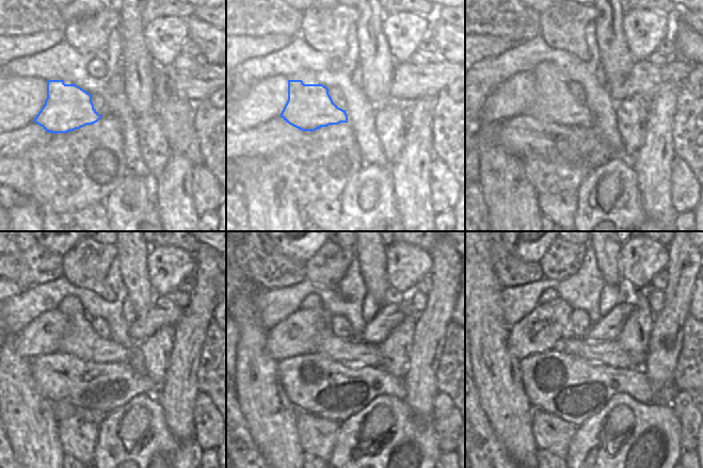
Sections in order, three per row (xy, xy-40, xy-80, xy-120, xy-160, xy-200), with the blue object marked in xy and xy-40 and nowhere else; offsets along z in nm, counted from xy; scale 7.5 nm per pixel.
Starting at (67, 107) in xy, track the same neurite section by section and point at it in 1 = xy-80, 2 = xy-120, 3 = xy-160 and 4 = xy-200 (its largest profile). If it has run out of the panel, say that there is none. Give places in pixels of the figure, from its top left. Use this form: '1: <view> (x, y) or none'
1: xy-80 (554, 102)
2: xy-120 (79, 340)
3: xy-160 (347, 350)
4: xy-200 (609, 352)

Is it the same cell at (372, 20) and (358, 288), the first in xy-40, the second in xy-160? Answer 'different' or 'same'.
different

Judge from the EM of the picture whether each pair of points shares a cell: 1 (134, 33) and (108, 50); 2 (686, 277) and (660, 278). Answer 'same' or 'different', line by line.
1: different
2: different

